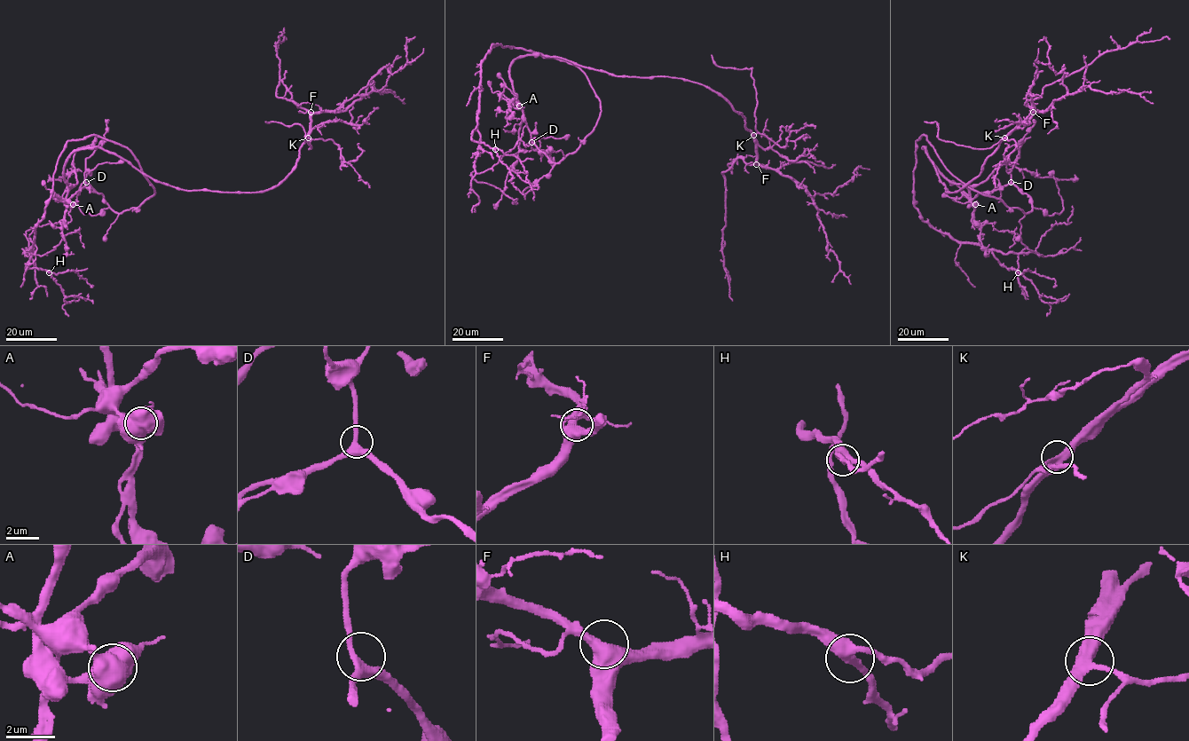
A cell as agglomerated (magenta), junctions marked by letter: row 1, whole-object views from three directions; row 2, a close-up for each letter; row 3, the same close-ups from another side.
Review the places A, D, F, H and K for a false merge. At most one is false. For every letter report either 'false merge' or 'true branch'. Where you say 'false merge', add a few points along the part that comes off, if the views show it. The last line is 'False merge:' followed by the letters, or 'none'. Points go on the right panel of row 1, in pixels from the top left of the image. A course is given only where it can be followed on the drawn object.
A: false merge | (975, 204), (1011, 184), (1032, 208), (968, 187), (917, 139), (920, 217), (1042, 256), (1011, 232), (1010, 248)
D: true branch
F: true branch
H: true branch
K: true branch
False merge: A

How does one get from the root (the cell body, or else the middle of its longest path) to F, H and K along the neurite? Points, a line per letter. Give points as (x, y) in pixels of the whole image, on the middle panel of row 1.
F: (517, 106), (509, 66), (526, 55), (618, 76), (685, 79), (718, 92), (745, 119), (756, 164)
H: (517, 106), (532, 143), (555, 163), (601, 111), (574, 65), (493, 44), (471, 138), (495, 149)
K: (517, 106), (511, 101), (509, 66), (518, 57), (543, 54), (618, 76), (700, 83), (718, 92), (753, 135)

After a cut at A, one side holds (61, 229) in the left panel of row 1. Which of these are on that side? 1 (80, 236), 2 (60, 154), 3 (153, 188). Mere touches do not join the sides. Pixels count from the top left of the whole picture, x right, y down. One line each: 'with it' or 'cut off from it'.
1: cut off from it
2: cut off from it
3: cut off from it

